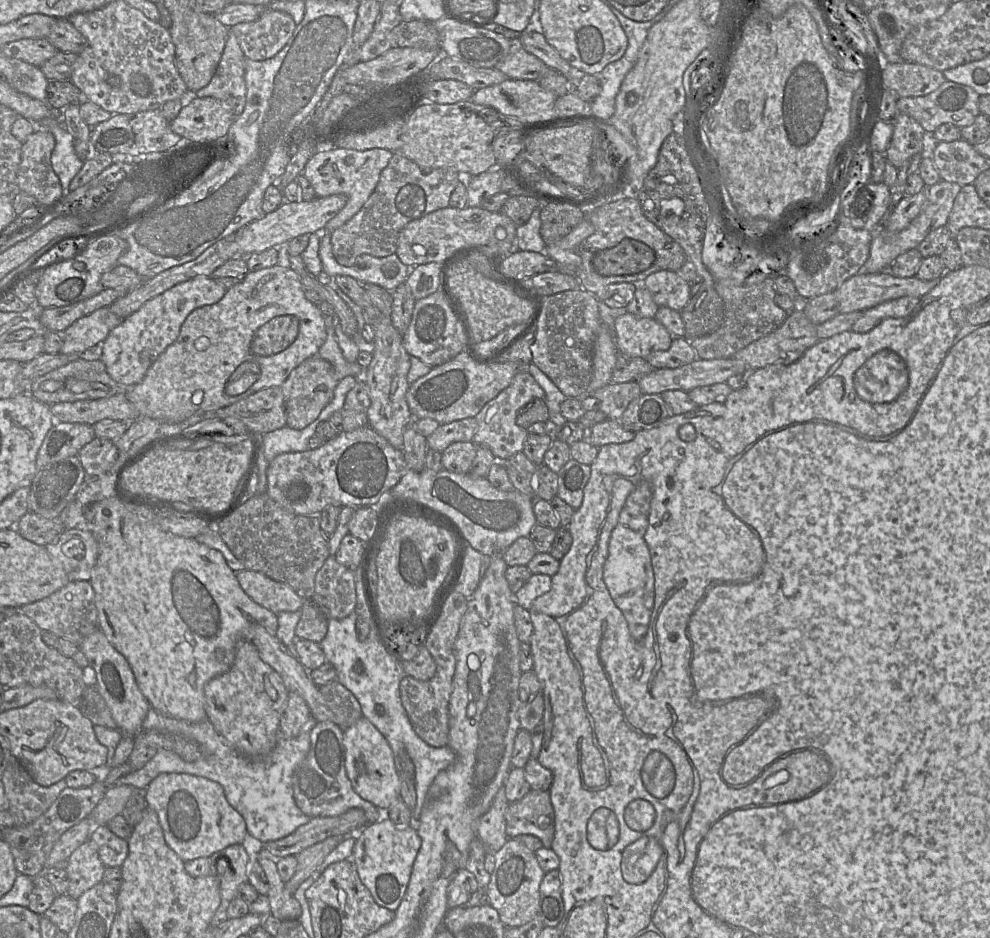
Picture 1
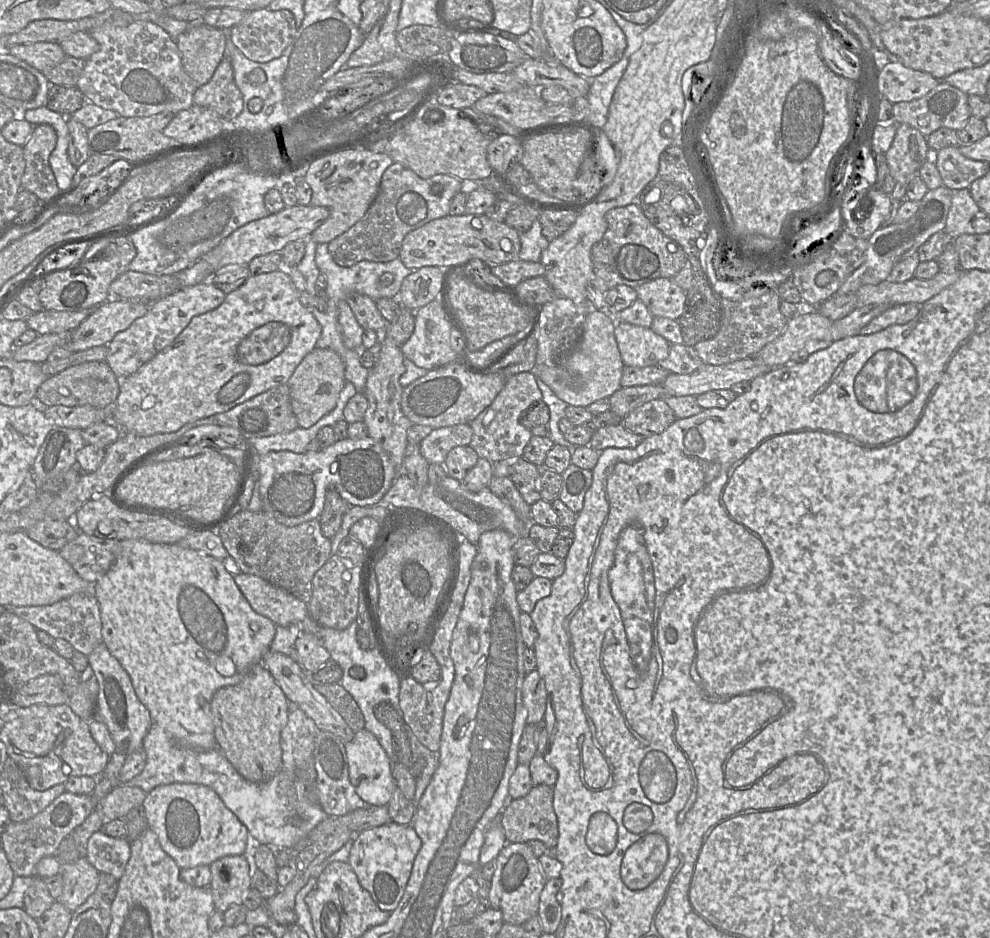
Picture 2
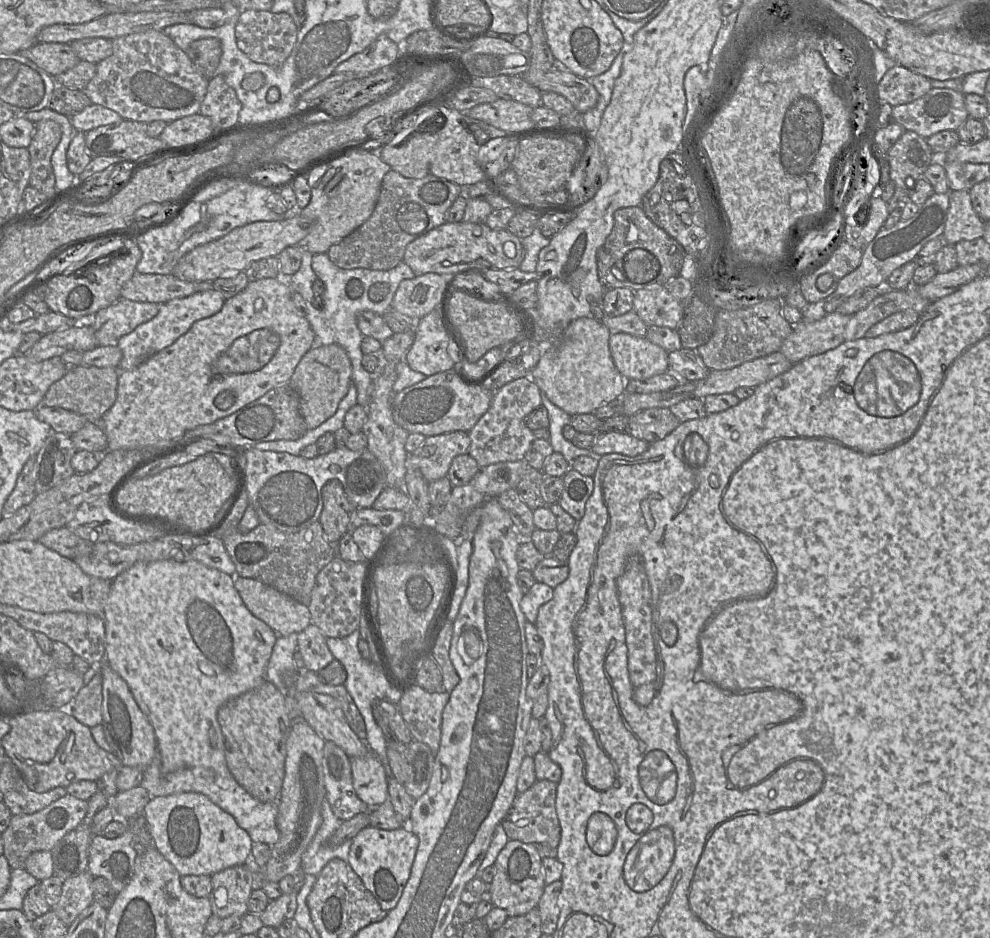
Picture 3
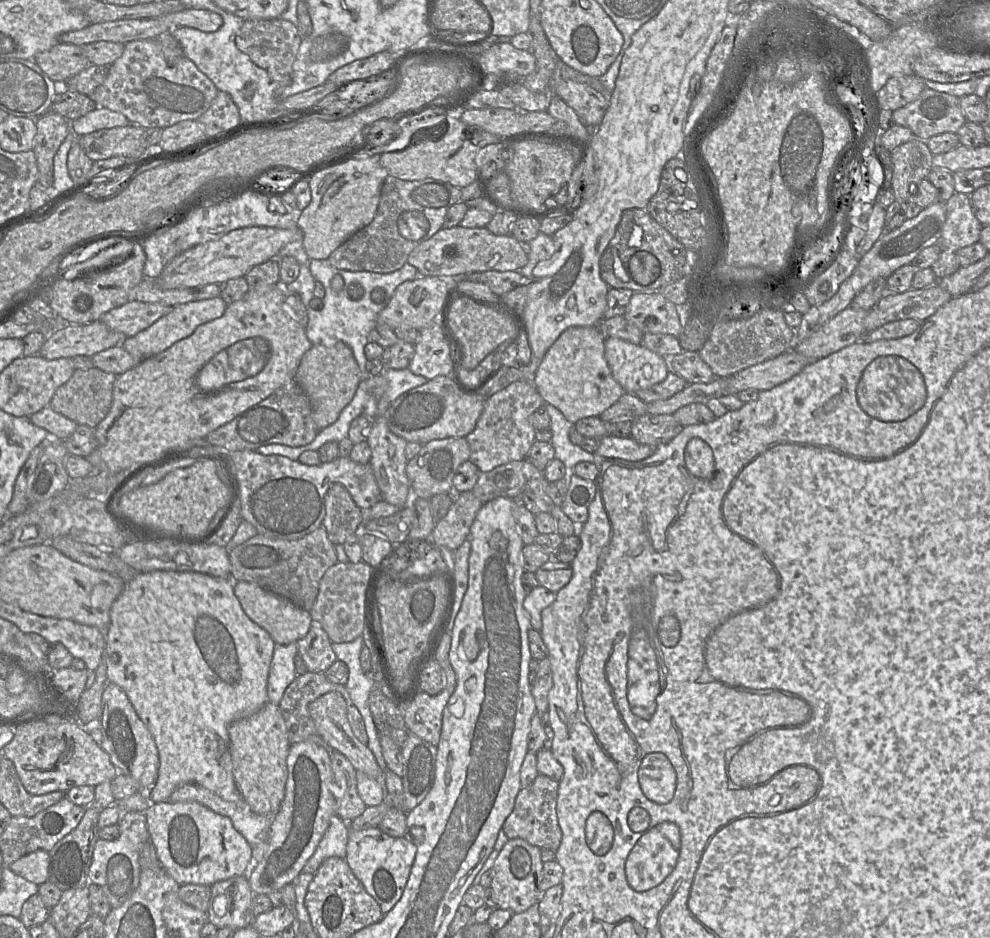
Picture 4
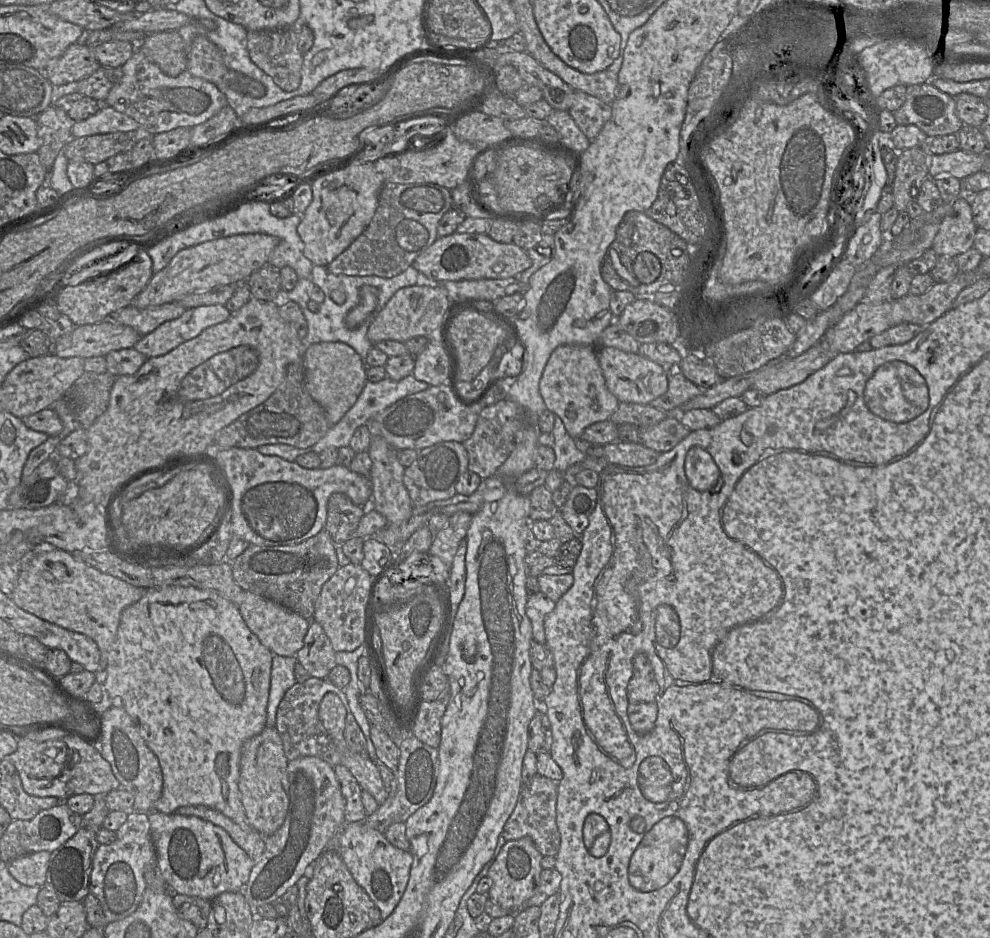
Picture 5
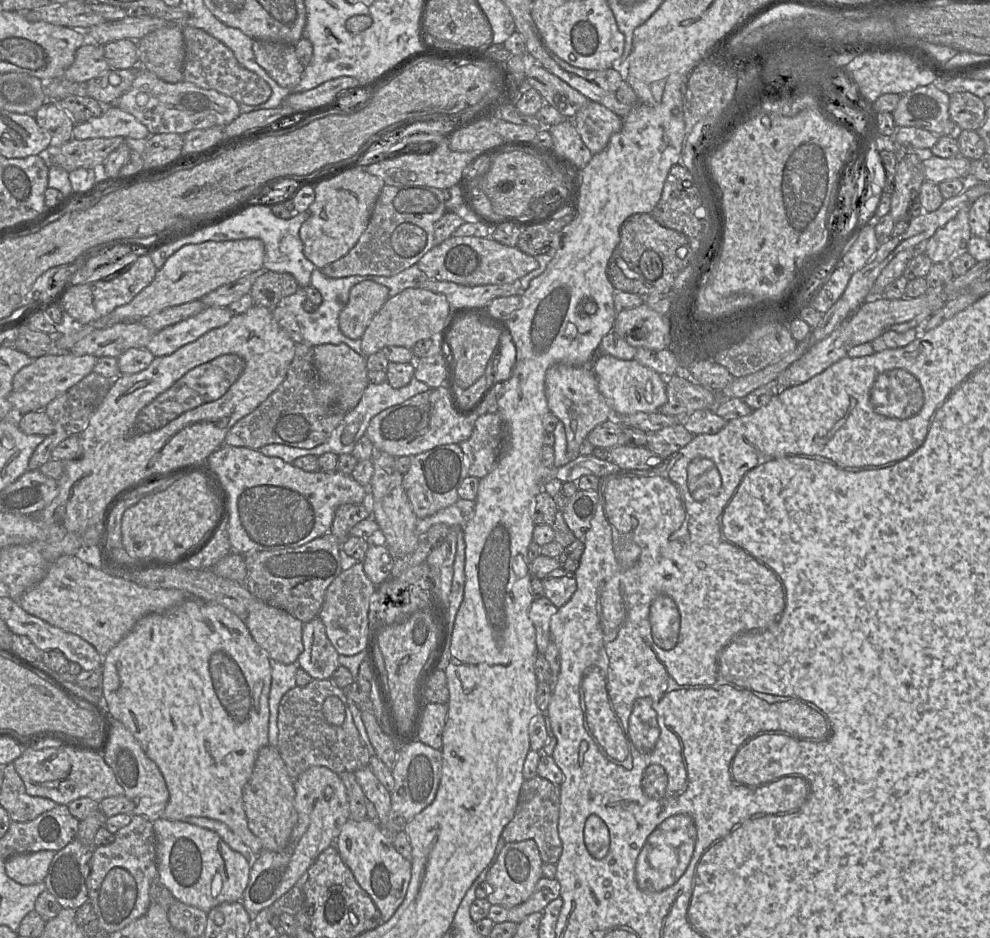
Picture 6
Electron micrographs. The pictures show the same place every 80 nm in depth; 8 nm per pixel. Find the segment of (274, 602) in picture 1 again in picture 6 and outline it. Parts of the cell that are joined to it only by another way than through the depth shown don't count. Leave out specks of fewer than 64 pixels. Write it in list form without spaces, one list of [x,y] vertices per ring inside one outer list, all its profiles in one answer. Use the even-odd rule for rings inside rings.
[[[260,599],[251,606],[245,624],[256,643],[276,662],[296,663],[304,650],[304,623]]]

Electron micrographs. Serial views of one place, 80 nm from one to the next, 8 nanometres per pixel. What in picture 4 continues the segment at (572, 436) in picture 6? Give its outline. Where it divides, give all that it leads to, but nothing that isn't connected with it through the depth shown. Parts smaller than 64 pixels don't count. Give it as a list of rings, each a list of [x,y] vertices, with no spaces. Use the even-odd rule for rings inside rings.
[[[598,326],[570,327],[551,345],[539,365],[534,384],[545,403],[558,408],[571,423],[600,416],[623,394],[605,357],[605,337]]]

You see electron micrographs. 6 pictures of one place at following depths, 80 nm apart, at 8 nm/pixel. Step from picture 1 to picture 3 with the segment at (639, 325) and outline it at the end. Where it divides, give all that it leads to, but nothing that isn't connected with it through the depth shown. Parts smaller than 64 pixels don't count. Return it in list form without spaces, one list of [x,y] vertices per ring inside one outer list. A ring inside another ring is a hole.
[[[628,333],[611,334],[609,348],[625,380],[643,380],[669,371],[668,352],[645,337]]]

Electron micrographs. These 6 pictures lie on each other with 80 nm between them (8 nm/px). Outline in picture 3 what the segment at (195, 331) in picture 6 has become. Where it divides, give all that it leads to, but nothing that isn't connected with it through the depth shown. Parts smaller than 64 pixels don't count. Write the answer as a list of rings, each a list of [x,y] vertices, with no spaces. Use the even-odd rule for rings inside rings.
[[[215,289],[194,293],[184,298],[175,298],[164,304],[158,314],[151,320],[140,324],[131,333],[122,336],[117,346],[122,351],[119,371],[132,370],[144,361],[172,345],[180,336],[185,334],[198,320],[208,318],[218,313],[223,307],[225,298]]]

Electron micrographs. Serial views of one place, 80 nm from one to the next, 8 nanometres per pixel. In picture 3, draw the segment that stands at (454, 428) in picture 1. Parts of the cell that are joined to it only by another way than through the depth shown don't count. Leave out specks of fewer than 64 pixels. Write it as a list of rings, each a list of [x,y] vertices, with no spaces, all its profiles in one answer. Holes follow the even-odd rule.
[[[454,431],[426,437],[425,441],[406,459],[407,468],[417,468],[428,483],[447,476],[452,460],[466,454],[470,448],[468,432]]]

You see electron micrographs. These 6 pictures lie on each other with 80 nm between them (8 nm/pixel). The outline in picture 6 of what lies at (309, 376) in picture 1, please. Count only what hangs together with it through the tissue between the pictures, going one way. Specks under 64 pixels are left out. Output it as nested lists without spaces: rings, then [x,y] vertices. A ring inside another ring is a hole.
[[[343,343],[321,344],[313,347],[313,362],[319,377],[316,397],[329,406],[338,406],[345,412],[350,412],[357,406],[369,384],[367,357],[359,355]]]

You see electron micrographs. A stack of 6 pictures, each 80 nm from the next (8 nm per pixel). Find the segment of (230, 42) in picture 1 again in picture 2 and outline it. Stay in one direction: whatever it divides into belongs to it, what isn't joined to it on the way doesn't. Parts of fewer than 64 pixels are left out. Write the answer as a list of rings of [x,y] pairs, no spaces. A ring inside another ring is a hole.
[[[224,51],[224,57],[219,63],[218,67],[216,68],[210,81],[202,86],[199,86],[195,91],[193,96],[193,101],[195,105],[214,110],[225,120],[225,122],[230,122],[242,112],[243,96],[234,82],[234,72],[233,72],[232,64],[229,58],[225,57],[225,51]]]

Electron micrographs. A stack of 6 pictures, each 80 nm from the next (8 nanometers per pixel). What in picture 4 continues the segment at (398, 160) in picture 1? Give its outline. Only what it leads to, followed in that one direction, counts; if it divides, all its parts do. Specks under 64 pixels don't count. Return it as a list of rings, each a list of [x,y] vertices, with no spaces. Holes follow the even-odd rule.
[[[388,175],[372,222],[334,250],[328,258],[329,263],[352,272],[389,274],[401,269],[418,245],[443,228],[448,209],[461,201],[461,189],[433,178],[405,181]]]

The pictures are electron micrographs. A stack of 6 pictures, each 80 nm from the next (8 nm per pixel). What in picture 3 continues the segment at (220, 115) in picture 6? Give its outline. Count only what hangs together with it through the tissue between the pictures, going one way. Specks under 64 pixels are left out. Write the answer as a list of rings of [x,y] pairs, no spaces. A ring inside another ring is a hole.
[[[150,30],[115,38],[112,40],[112,49],[109,57],[96,64],[95,76],[84,90],[92,103],[117,112],[123,119],[147,124],[156,120],[169,123],[199,113],[209,79],[195,68],[188,54],[182,51],[163,31]]]

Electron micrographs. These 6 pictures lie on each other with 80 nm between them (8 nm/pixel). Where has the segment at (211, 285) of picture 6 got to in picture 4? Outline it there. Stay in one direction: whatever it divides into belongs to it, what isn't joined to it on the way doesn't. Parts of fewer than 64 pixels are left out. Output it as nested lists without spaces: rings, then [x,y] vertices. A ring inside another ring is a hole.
[[[244,227],[232,230],[218,240],[196,245],[175,257],[163,269],[156,281],[165,290],[190,288],[206,284],[221,284],[233,278],[245,277],[254,266],[277,258],[288,243],[303,238],[298,227],[287,230],[274,227]]]

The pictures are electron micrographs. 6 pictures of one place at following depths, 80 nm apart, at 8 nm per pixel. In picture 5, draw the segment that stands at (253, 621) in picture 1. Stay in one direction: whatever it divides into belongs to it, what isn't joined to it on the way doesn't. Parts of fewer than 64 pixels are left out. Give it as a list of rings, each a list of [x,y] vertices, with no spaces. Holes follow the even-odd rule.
[[[174,585],[151,587],[146,589],[140,600],[123,610],[116,638],[108,652],[104,688],[114,700],[114,704],[121,705],[129,714],[146,745],[159,760],[163,790],[161,797],[154,804],[155,810],[173,814],[180,807],[205,806],[222,813],[244,830],[253,829],[248,823],[238,787],[241,749],[247,740],[261,733],[266,727],[273,655],[249,629],[238,606],[216,590]]]

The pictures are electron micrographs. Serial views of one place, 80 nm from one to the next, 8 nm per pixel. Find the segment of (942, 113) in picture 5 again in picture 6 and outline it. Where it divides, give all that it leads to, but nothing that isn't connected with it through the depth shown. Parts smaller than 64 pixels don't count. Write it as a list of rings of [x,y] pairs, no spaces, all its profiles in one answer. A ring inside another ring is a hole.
[[[934,83],[902,94],[891,114],[896,128],[917,127],[937,136],[957,133],[949,116],[949,95]]]

